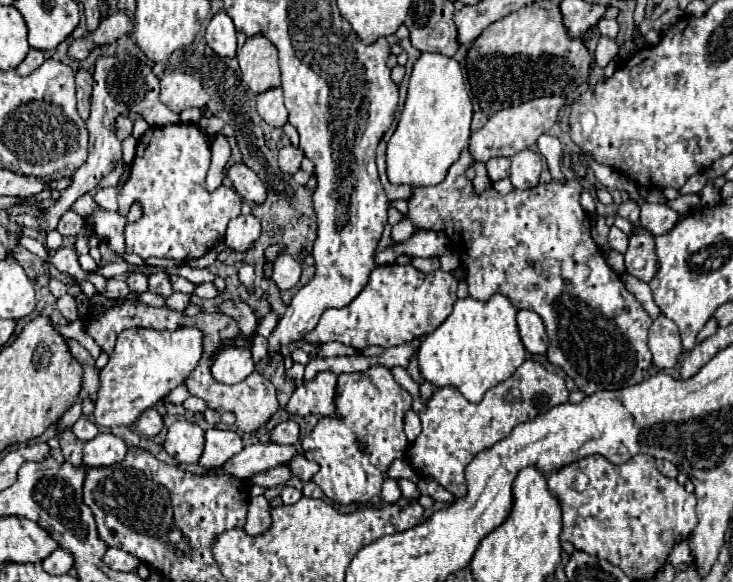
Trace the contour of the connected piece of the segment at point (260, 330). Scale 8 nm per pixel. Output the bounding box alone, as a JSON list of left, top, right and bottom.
[257,312,277,336]

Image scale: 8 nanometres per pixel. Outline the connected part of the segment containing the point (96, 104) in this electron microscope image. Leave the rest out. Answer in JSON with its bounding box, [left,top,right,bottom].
[15,54,179,230]

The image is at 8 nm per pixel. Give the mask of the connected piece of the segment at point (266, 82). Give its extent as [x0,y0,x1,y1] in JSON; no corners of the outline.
[237,36,279,94]

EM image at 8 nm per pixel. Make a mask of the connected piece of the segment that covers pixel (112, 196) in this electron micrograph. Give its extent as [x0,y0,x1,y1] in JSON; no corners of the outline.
[95,164,129,210]

